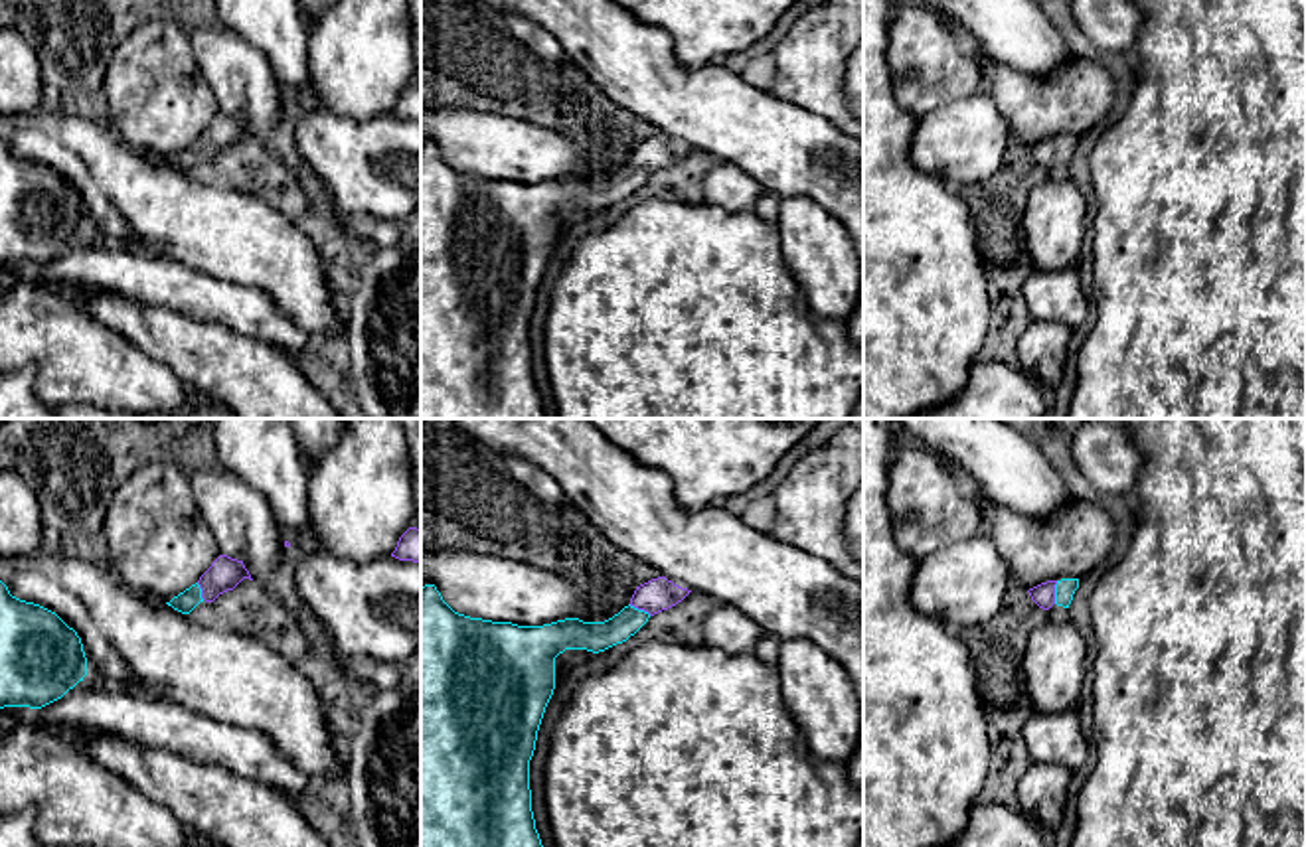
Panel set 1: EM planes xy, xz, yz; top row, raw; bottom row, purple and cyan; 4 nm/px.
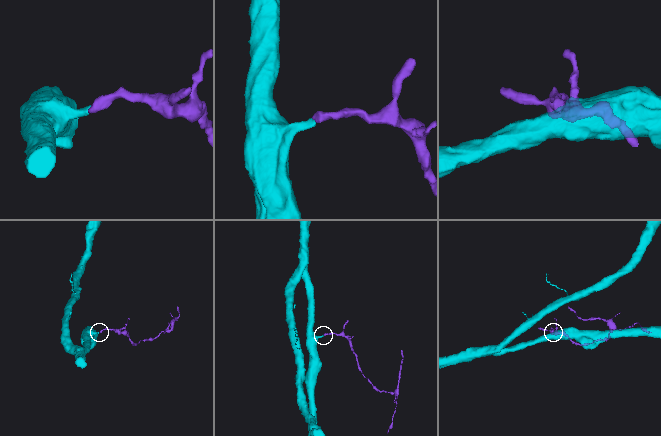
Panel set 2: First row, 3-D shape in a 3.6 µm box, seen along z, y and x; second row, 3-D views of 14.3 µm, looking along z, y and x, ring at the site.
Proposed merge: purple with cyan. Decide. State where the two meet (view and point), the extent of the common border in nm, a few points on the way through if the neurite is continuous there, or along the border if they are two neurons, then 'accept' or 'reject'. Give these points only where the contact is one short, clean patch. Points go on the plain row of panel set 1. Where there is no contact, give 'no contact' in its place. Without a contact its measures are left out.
yz (1054, 151) | 100 nm | across yz (1044, 153), (1054, 151), (1065, 145) | accept

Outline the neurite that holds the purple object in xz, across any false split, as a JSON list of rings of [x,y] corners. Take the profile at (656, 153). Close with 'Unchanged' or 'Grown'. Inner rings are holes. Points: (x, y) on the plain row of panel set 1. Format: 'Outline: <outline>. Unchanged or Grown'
Outline: [[[666,134],[636,144],[630,162],[605,180],[565,176],[543,184],[492,180],[454,170],[435,142],[421,146],[421,419],[545,419],[535,387],[530,318],[555,247],[555,215],[565,207],[605,209],[634,193],[650,174],[692,148]]]. Grown

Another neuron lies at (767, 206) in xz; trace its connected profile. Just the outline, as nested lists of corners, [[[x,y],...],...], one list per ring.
[[[765,190],[753,207],[757,215],[769,223],[778,223],[780,195]]]

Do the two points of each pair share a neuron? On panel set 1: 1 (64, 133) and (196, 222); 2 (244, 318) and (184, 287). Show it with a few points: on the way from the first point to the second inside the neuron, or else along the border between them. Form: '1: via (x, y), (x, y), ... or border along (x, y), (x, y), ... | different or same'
1: via (97, 164), (133, 200), (163, 212) | same
2: via (230, 305), (198, 295) | same

